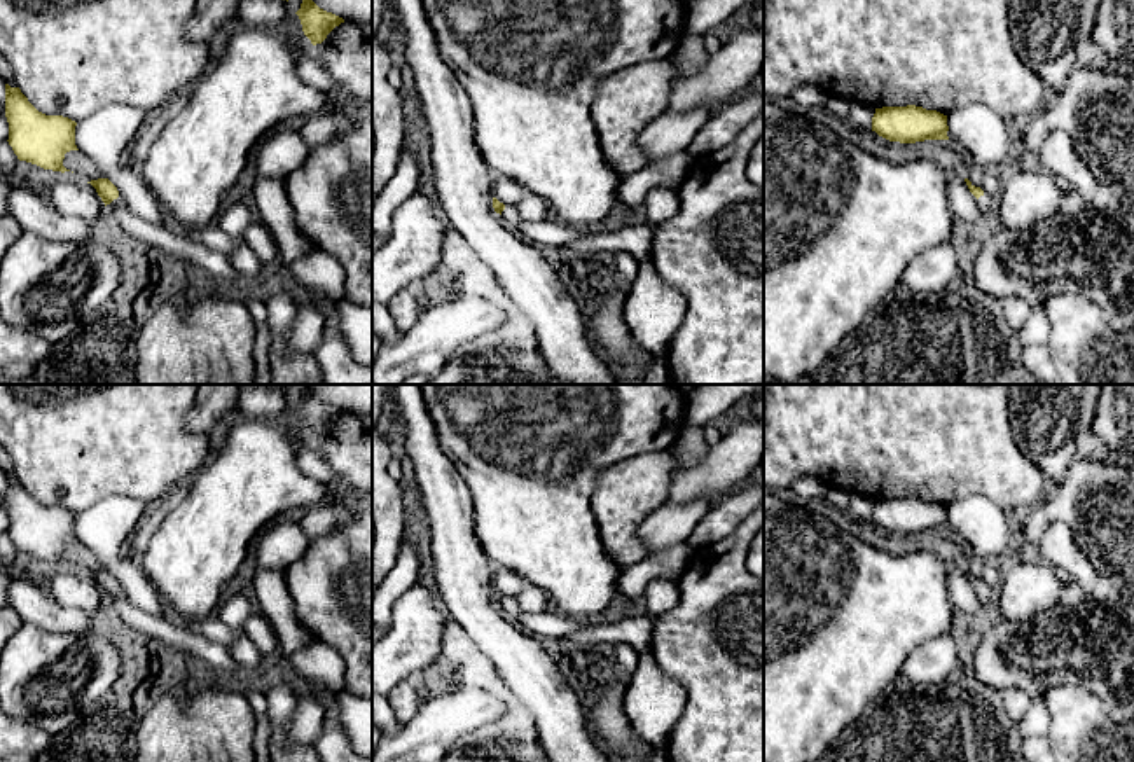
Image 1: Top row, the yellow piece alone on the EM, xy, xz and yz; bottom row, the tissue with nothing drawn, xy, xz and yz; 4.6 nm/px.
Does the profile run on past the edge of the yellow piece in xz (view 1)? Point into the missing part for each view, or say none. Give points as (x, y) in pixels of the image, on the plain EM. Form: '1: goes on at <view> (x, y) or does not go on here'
1: goes on at xz (511, 607)

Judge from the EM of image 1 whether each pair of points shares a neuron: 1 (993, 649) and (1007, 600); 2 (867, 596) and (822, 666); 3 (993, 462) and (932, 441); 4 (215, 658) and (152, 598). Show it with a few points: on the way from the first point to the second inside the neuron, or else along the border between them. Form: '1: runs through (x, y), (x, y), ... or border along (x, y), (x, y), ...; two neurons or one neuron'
1: border along (1042, 610), (1021, 621), (1002, 621); two neurons
2: runs through (850, 614), (822, 644), (822, 649); one neuron
3: runs through (977, 457), (961, 444), (947, 441); one neuron
4: border along (135, 603), (147, 612), (165, 614), (173, 619); two neurons

